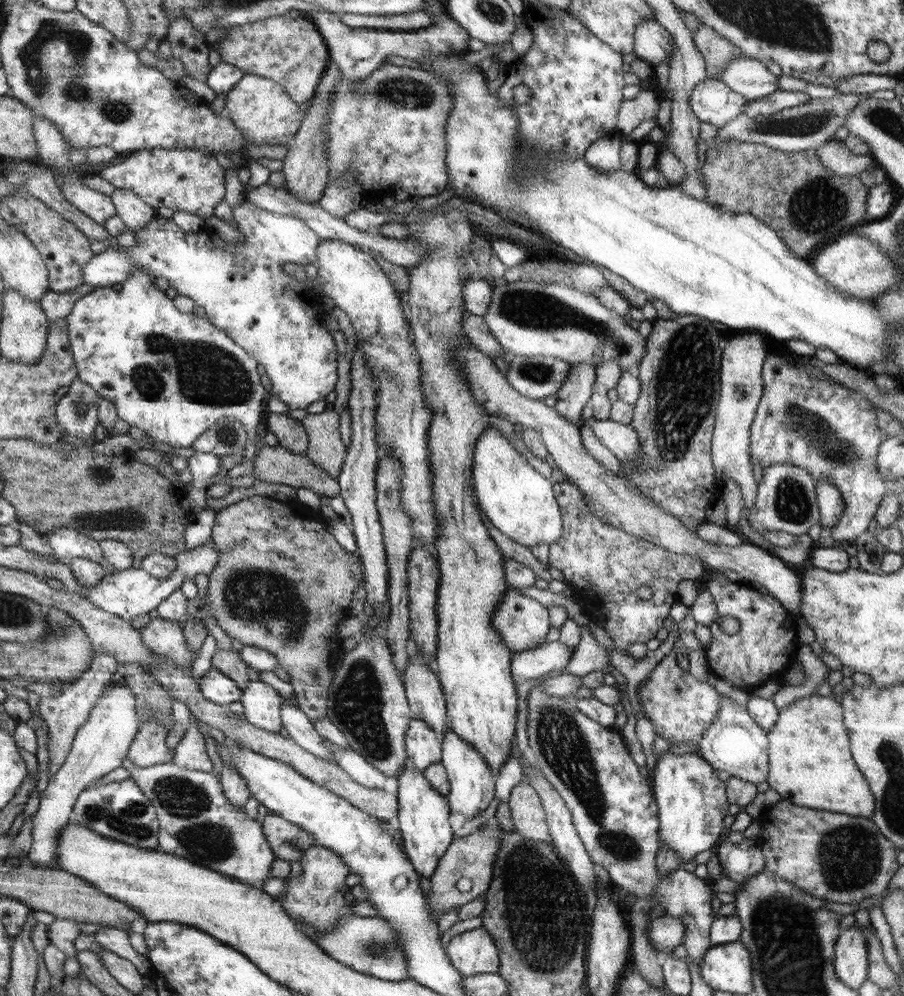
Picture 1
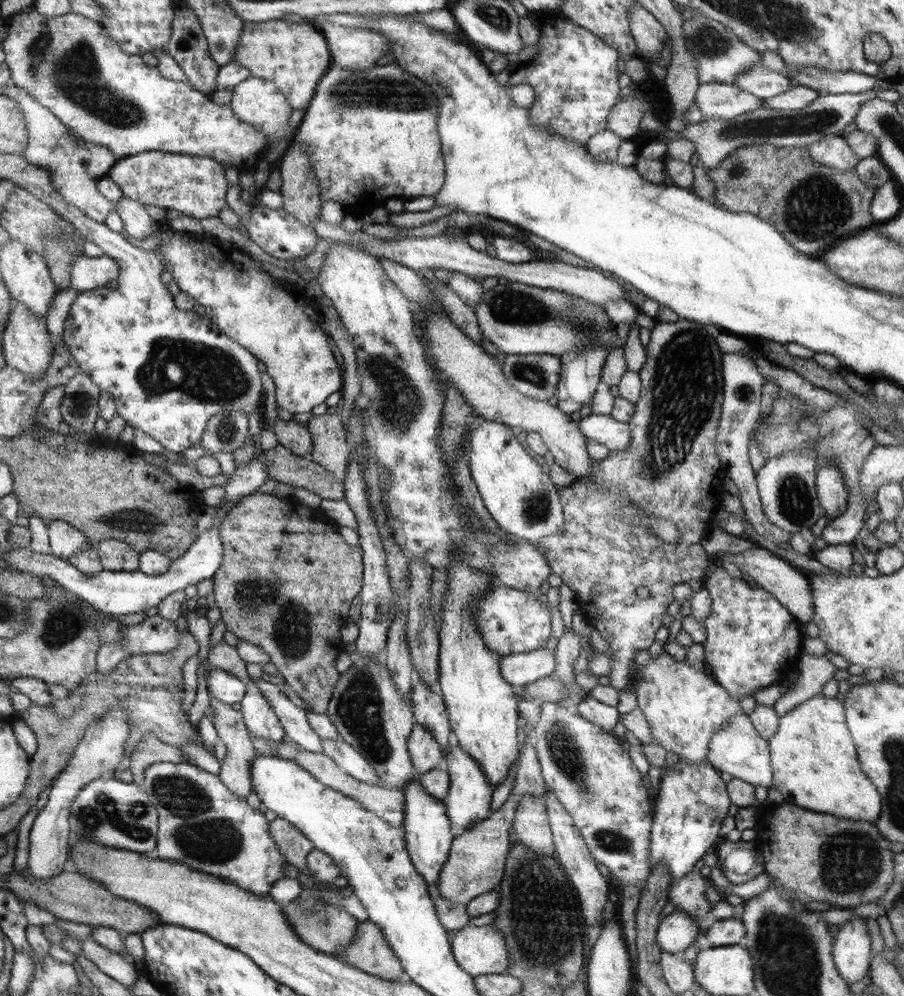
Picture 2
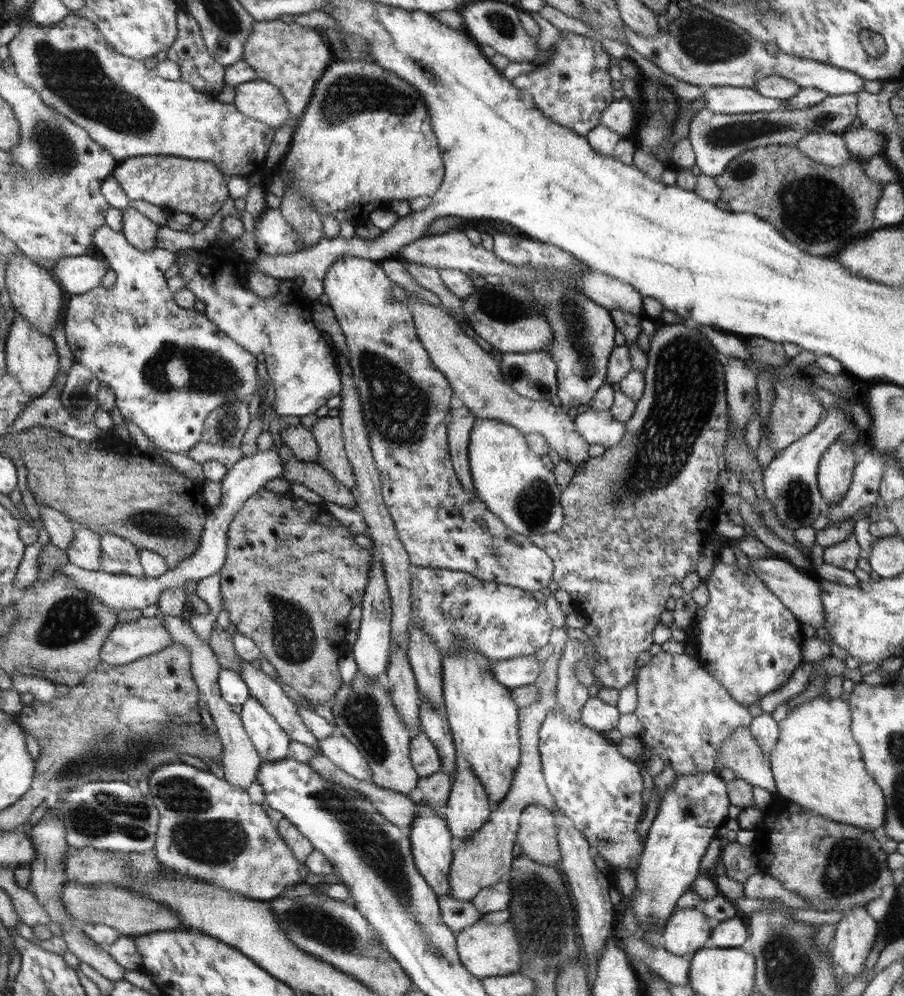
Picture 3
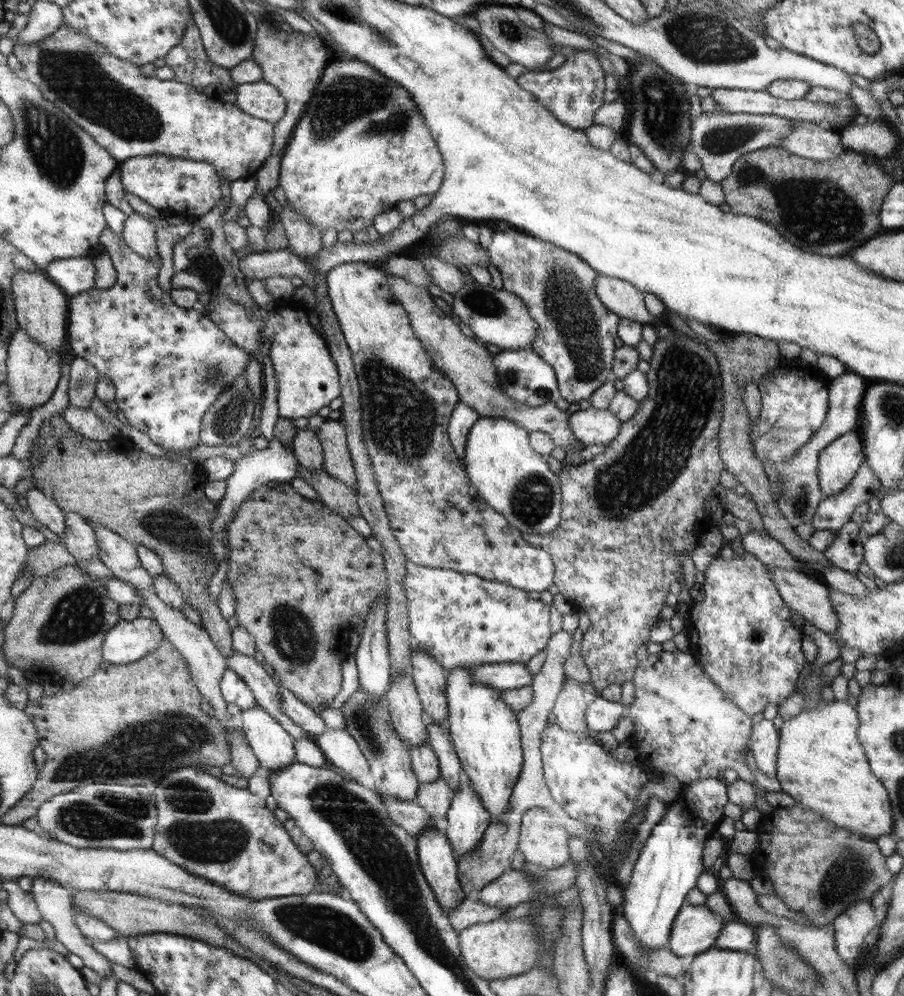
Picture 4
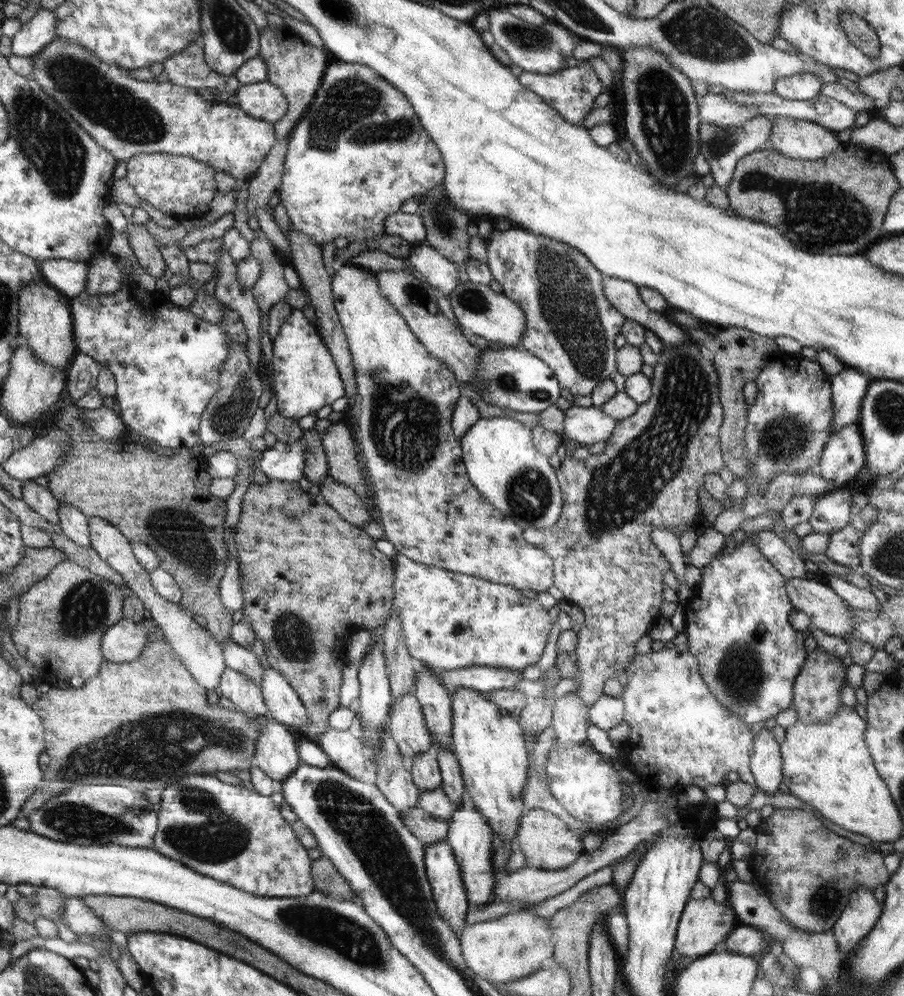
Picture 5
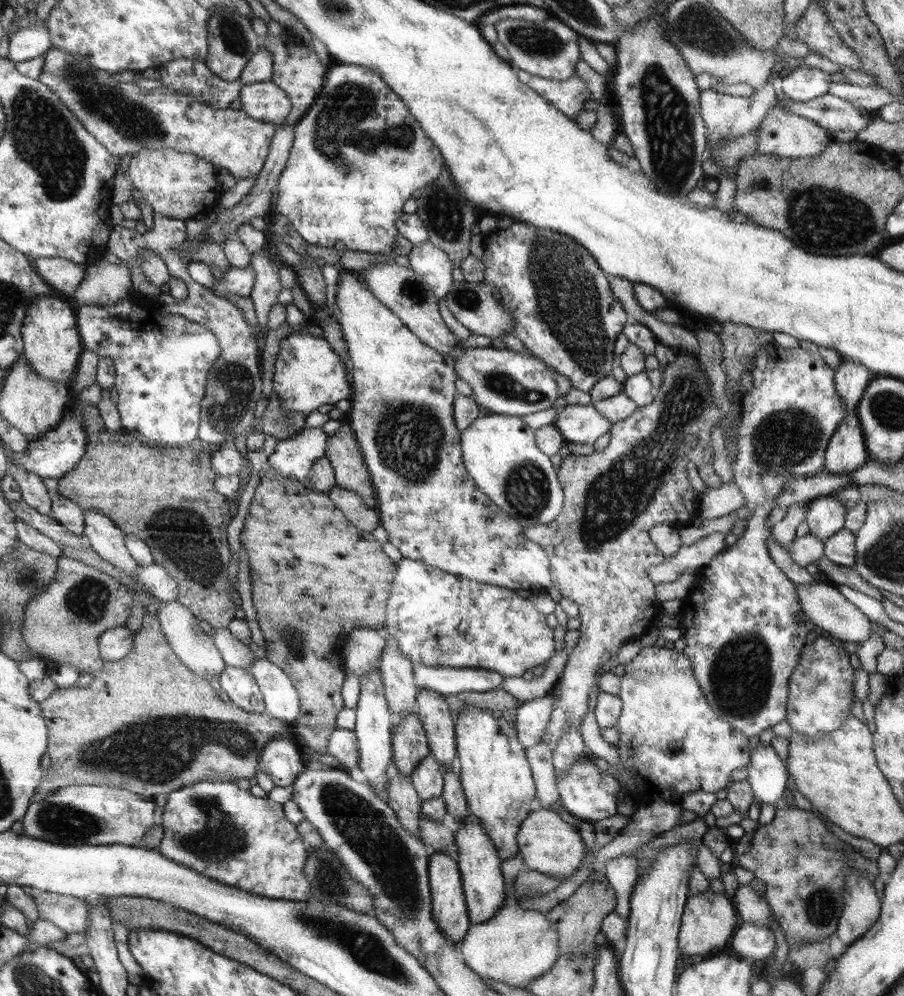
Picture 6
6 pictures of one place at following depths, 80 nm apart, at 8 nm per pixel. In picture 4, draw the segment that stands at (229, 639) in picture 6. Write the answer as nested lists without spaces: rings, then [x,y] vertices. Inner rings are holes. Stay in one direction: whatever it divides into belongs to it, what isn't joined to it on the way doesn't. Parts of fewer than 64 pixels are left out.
[[[235,652],[227,658],[228,668],[237,671],[245,682],[249,685],[249,689],[253,691],[257,704],[260,705],[268,714],[271,714],[283,727],[290,736],[295,740],[299,738],[313,738],[309,731],[304,730],[301,726],[293,721],[283,711],[283,702],[279,695],[279,684],[258,663],[254,656],[246,656]]]

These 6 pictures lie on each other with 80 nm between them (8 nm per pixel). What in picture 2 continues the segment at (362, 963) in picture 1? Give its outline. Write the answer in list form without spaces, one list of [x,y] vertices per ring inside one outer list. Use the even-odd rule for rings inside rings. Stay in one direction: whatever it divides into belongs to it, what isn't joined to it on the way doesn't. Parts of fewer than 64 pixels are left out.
[[[366,919],[357,926],[356,937],[346,946],[346,961],[351,967],[386,980],[405,978],[401,960],[389,946],[384,931]]]

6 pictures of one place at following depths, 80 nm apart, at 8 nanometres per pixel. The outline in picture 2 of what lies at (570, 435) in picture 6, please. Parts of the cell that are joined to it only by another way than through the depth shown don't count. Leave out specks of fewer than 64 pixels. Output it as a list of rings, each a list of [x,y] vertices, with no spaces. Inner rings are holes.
[[[591,414],[576,417],[585,436],[606,445],[614,453],[626,450],[632,444],[632,431],[629,423],[618,422],[610,415]]]

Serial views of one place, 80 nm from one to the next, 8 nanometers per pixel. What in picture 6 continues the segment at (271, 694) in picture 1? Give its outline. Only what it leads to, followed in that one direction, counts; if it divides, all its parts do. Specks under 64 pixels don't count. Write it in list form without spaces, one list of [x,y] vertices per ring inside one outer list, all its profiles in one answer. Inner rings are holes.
[[[282,735],[266,744],[258,768],[265,772],[276,786],[288,788],[305,766],[300,746],[288,735]]]

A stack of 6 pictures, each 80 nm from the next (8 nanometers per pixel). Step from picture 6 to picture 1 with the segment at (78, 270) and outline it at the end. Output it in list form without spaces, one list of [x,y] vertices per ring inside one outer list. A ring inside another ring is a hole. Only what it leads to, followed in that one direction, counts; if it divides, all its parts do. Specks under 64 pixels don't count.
[[[242,201],[233,208],[233,220],[238,223],[238,232],[242,232],[243,236],[238,246],[227,243],[221,237],[205,236],[201,231],[186,232],[174,223],[172,217],[167,218],[156,212],[145,227],[134,231],[138,245],[127,249],[108,248],[91,258],[82,268],[85,283],[97,289],[112,288],[115,284],[123,284],[137,268],[147,270],[155,278],[164,278],[169,287],[176,290],[176,294],[187,296],[202,306],[206,318],[213,322],[214,327],[225,331],[234,343],[262,364],[264,373],[272,383],[272,398],[279,399],[290,410],[306,410],[312,403],[325,400],[334,390],[338,382],[338,354],[325,325],[321,295],[309,293],[302,282],[284,271],[284,264],[294,262],[306,266],[315,263],[320,238],[299,218],[274,214],[248,201]]]

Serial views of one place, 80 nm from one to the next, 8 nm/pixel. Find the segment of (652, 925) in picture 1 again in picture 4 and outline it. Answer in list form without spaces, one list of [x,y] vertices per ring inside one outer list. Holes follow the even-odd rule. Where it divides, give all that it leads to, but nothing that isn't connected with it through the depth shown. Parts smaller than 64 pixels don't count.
[[[686,902],[677,914],[668,948],[678,957],[705,953],[716,946],[726,921],[710,906]]]

